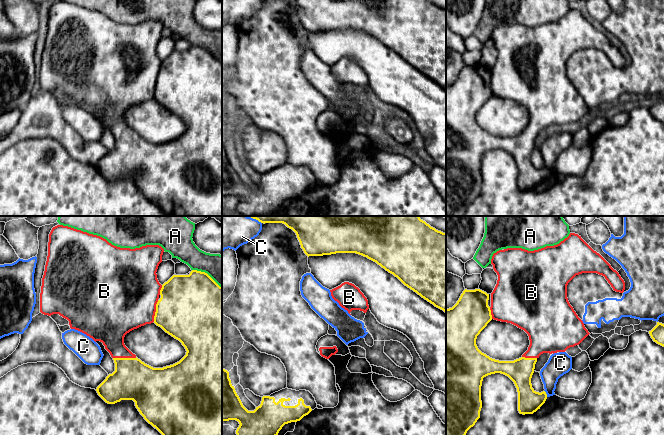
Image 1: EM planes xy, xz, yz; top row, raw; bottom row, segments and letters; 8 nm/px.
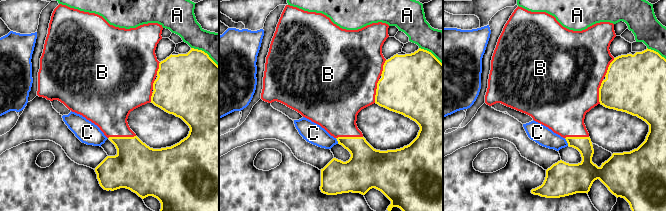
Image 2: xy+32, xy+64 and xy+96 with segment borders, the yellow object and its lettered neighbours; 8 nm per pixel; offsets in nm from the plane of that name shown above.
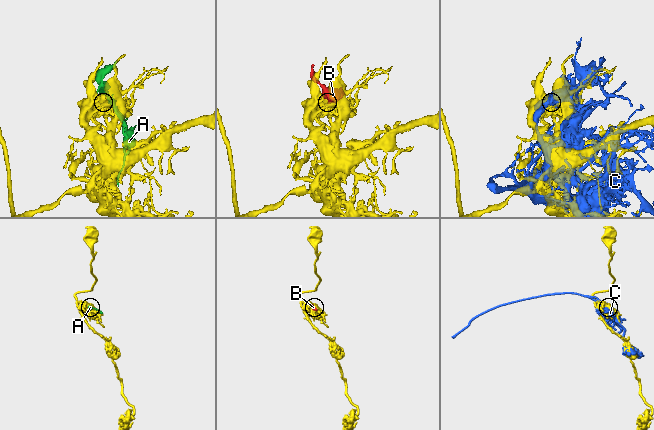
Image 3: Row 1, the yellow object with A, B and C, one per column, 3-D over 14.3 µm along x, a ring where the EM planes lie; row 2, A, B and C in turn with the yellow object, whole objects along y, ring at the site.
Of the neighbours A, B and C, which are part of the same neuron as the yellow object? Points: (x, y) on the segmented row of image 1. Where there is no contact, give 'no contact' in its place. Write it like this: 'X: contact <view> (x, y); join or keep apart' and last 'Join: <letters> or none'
A: contact xy (206, 273); keep apart
B: contact xy (124, 358); join
C: contact yz (545, 393); keep apart
Join: B

